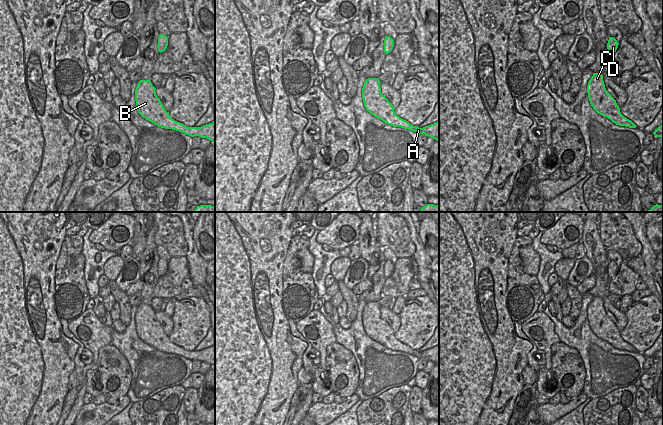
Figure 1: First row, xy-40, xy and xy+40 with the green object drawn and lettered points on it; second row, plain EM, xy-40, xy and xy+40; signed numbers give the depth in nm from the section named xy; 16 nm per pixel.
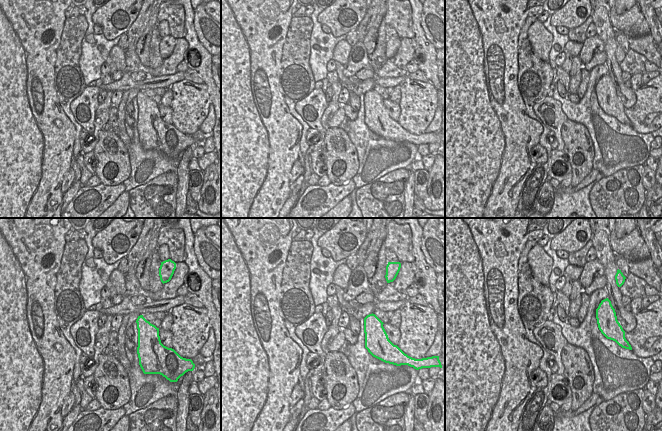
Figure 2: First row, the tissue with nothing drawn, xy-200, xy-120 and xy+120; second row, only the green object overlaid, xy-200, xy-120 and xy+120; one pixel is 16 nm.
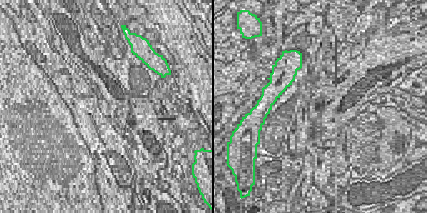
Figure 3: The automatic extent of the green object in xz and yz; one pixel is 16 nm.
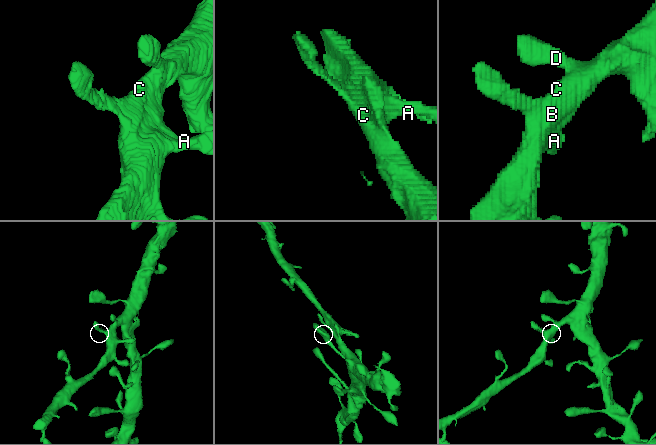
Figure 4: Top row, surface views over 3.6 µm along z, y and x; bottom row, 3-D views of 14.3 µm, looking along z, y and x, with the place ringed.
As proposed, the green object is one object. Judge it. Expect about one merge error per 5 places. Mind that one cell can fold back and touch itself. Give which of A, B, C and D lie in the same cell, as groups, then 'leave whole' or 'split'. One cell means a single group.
A B C D; leave whole

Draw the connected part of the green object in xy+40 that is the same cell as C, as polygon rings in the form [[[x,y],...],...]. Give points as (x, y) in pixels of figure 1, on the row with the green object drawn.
[[[593,73],[587,85],[587,93],[591,106],[598,114],[607,117],[616,125],[636,128],[631,120],[621,114],[616,100],[607,92],[602,74]]]

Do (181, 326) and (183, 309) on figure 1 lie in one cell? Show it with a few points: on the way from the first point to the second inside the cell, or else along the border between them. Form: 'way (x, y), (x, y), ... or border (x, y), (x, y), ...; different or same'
way (183, 322), (183, 313); same

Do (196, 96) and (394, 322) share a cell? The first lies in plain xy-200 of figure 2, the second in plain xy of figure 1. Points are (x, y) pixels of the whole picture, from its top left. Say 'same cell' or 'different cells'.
different cells

